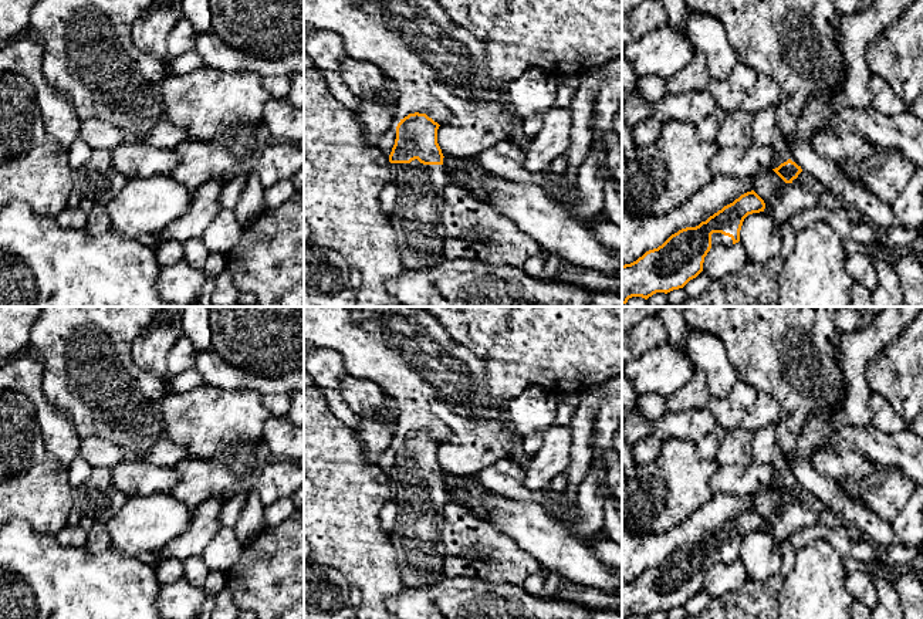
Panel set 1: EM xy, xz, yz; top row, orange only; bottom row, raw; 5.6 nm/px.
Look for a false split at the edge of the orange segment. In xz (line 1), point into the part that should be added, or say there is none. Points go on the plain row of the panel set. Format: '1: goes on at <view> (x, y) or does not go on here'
1: goes on at xz (419, 551)

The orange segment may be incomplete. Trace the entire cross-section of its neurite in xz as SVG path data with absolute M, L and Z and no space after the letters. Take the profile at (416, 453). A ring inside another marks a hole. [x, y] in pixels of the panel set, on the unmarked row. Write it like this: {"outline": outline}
{"outline": "M409 432L396 444L396 457L389 473L392 500L398 515L389 535L403 586L425 588L443 576L444 545L440 539L443 508L450 501L443 486L443 471L437 461L439 442L426 432Z"}

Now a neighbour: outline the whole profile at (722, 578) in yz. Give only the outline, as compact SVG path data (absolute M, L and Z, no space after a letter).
M740 561L711 565L704 575L703 589L717 598L726 595L748 581L744 565Z

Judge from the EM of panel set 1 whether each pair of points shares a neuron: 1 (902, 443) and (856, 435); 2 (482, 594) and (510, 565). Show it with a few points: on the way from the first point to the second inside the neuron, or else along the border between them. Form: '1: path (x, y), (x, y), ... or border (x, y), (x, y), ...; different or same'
1: path (891, 443), (871, 443), (868, 440); same
2: border (460, 575), (490, 582), (513, 582), (521, 587); different

